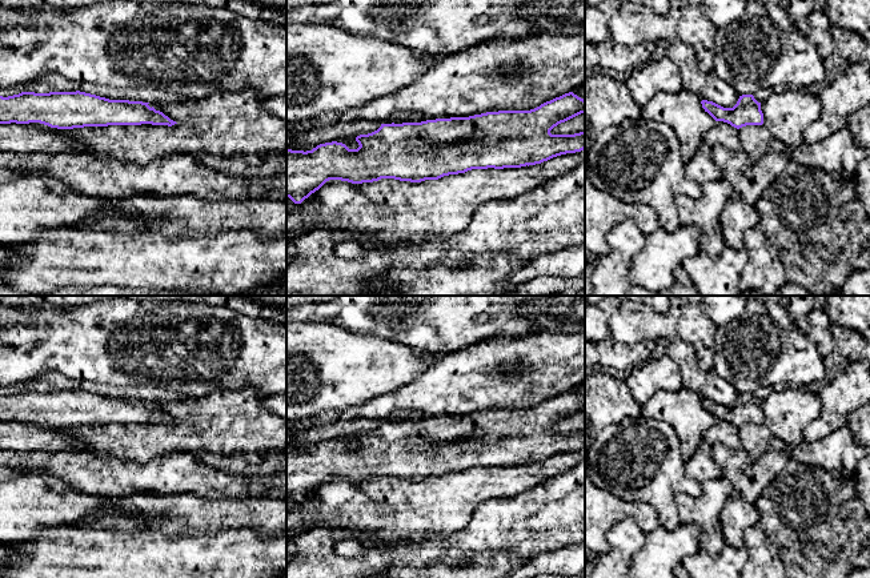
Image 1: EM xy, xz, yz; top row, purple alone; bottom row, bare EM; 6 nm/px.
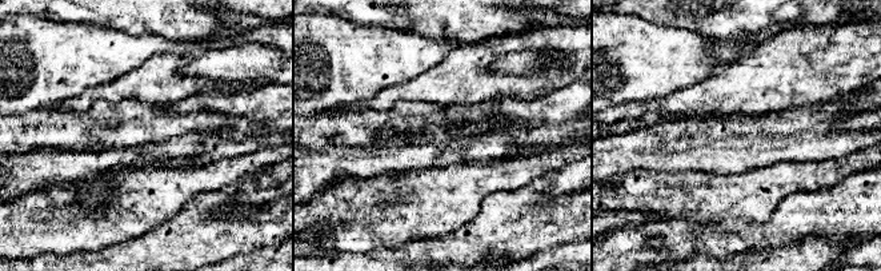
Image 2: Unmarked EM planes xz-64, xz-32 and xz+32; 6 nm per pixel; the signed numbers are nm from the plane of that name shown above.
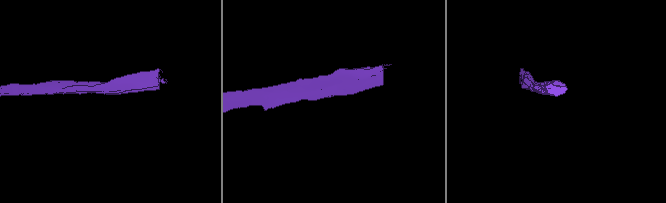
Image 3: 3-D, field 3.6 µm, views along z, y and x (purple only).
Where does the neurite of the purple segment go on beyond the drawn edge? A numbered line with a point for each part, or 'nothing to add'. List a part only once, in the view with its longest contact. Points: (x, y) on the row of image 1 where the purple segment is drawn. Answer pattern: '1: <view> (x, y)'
nothing to add

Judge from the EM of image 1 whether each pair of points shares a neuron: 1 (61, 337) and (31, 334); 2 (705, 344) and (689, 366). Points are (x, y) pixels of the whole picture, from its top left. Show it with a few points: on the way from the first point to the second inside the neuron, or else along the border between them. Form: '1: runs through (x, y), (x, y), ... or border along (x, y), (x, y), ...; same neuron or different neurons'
1: runs through (53, 334), (39, 334); same neuron
2: border along (669, 341), (688, 341), (698, 368), (713, 369); different neurons

